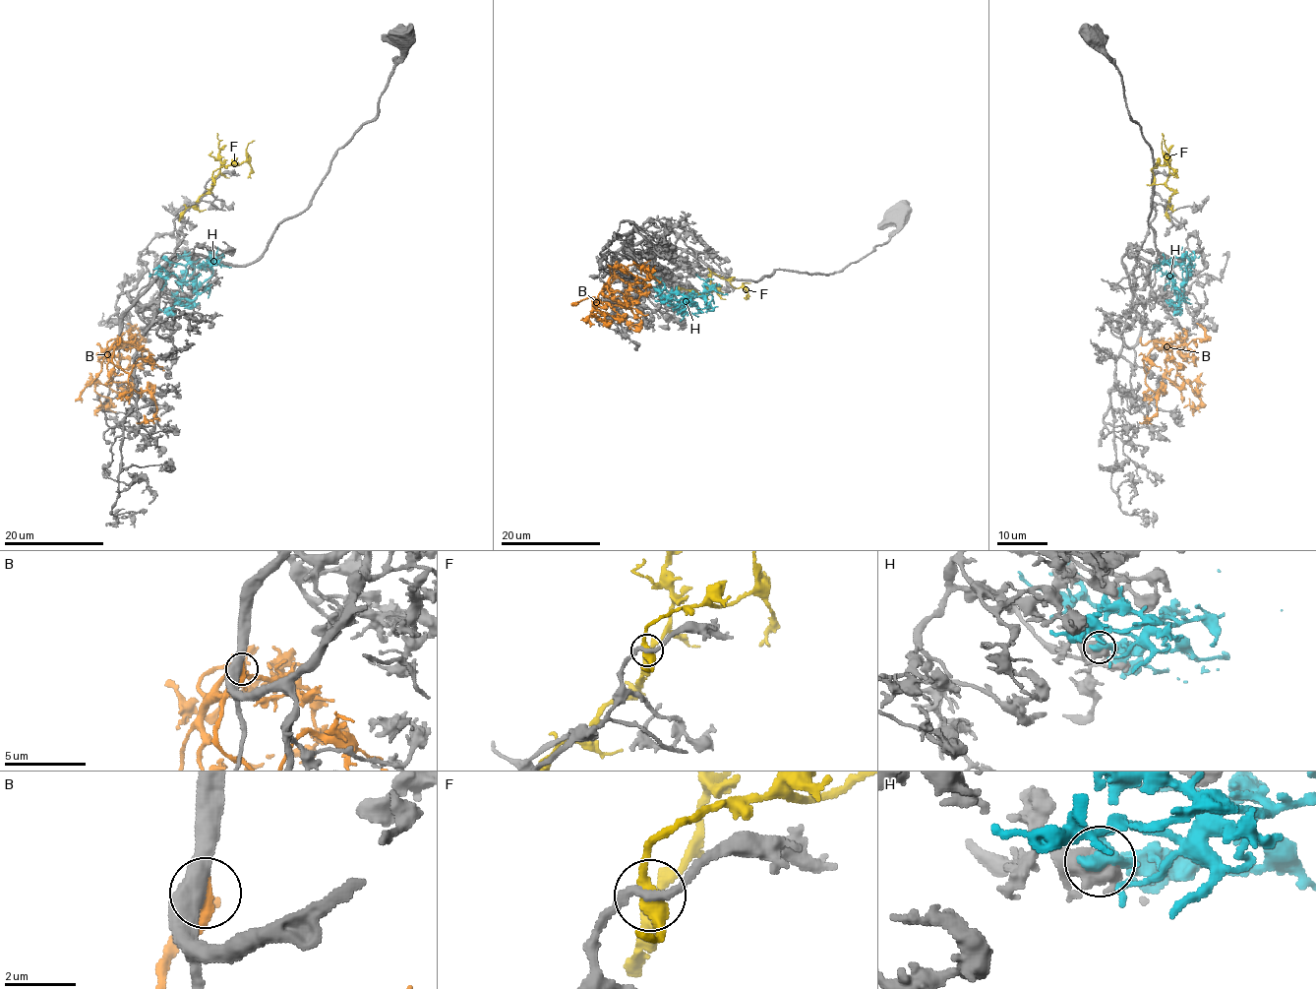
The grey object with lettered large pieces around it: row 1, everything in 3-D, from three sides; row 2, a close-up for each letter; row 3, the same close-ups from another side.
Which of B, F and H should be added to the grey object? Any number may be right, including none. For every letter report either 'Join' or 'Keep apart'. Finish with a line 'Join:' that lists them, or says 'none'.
B: Join
F: Keep apart
H: Keep apart
Join: B

